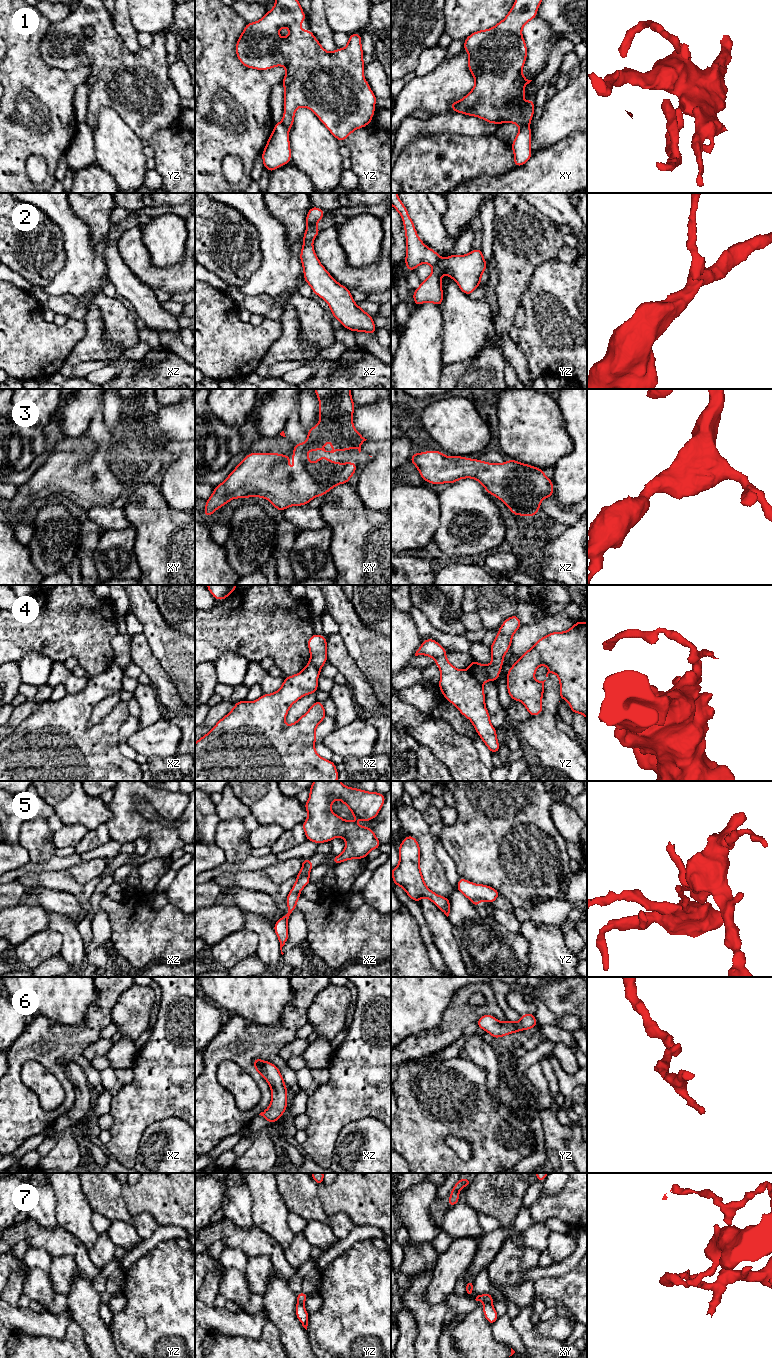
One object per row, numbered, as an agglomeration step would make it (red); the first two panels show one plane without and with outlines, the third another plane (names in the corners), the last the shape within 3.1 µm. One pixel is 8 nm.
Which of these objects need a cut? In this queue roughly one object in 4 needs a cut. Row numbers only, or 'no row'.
1, 2, 4, 5, 7

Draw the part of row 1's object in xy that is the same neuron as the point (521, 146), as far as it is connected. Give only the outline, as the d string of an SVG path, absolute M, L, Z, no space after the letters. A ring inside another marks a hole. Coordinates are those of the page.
M530 125L520 127L511 148L514 152L515 167L526 164L532 156Z

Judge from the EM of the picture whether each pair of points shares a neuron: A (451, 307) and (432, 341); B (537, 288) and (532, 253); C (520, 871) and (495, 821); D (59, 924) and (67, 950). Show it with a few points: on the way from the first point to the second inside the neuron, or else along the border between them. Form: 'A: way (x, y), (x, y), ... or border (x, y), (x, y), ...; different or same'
A: border (441, 307), (442, 347); different
B: border (555, 258), (543, 261), (537, 266), (525, 291); different
C: way (520, 859), (520, 853), (504, 837), (504, 833); same
D: way (65, 930), (67, 932), (67, 944); same

